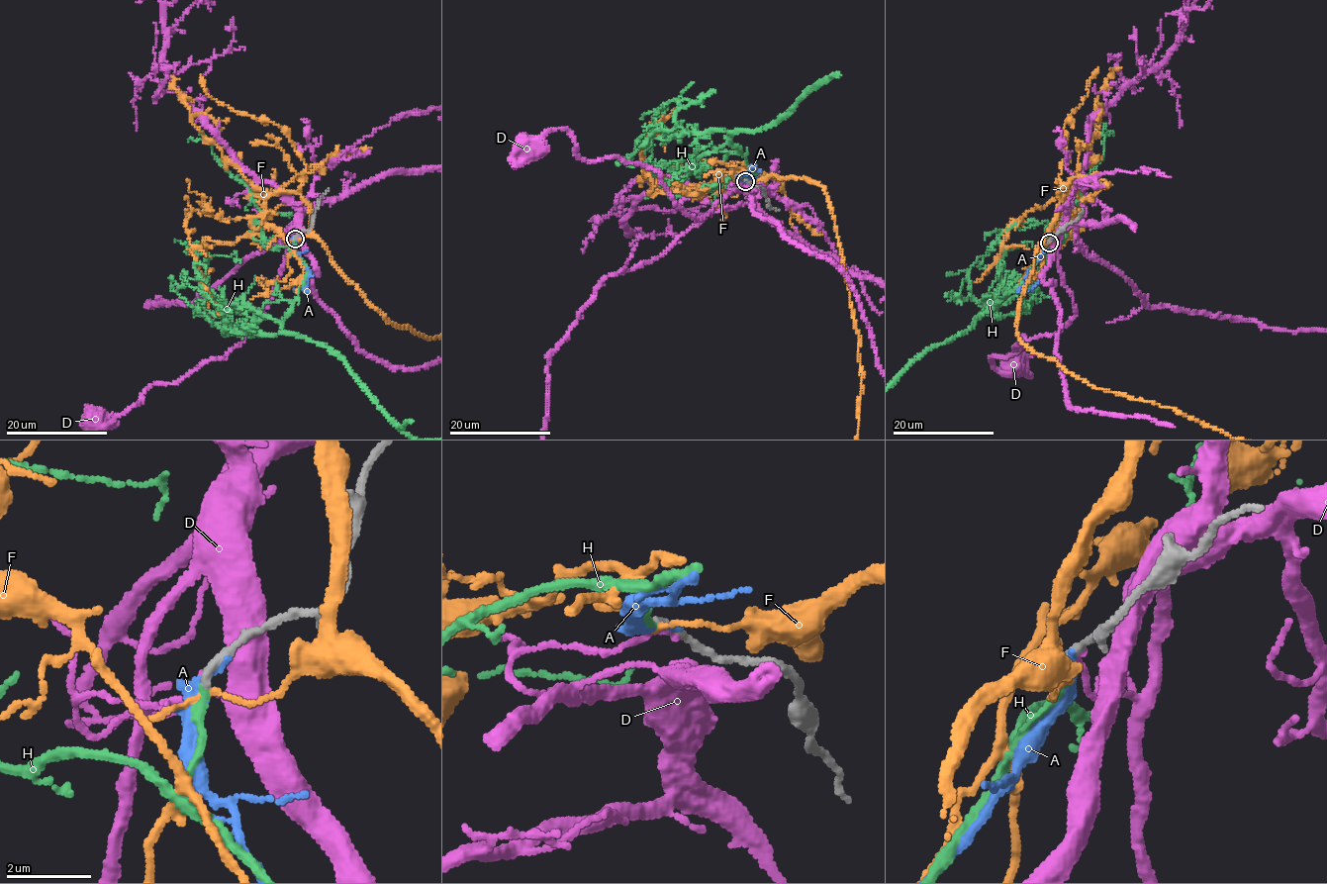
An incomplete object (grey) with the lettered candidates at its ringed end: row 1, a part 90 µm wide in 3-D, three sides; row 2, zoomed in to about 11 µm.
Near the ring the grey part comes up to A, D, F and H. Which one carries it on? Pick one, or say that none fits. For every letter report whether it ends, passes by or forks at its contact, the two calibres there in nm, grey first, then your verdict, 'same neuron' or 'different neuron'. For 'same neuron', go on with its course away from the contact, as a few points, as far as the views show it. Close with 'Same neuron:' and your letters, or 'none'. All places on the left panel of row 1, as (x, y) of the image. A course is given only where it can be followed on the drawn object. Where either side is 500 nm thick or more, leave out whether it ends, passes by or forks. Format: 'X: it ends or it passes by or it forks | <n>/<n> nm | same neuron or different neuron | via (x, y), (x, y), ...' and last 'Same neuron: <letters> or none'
A: it ends | 240/130 nm | different neuron
D: it ends | 260/120 nm | different neuron
F: it passes by | 200/90 nm | different neuron
H: it ends | 200/160 nm | same neuron
Same neuron: H

